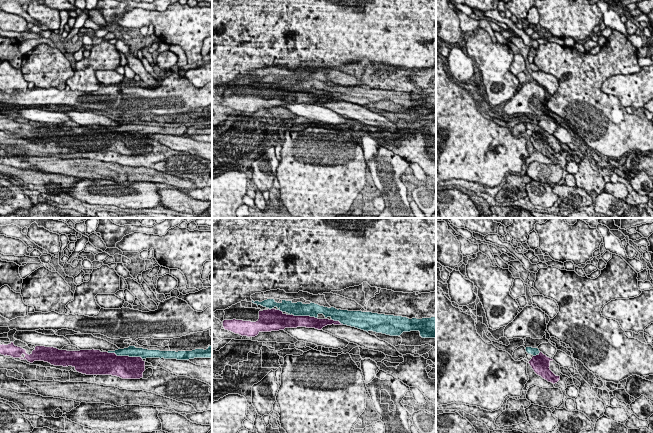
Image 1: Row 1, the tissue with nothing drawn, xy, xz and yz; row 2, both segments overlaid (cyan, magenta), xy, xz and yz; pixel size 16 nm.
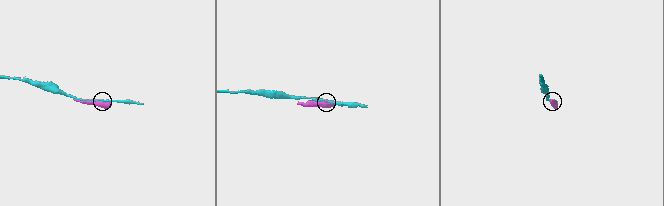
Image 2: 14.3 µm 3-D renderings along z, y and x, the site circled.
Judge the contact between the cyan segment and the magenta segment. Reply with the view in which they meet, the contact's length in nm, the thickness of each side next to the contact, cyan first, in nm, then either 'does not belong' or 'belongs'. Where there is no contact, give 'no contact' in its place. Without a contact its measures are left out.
xy | 600 nm | 180/380 nm | does not belong

